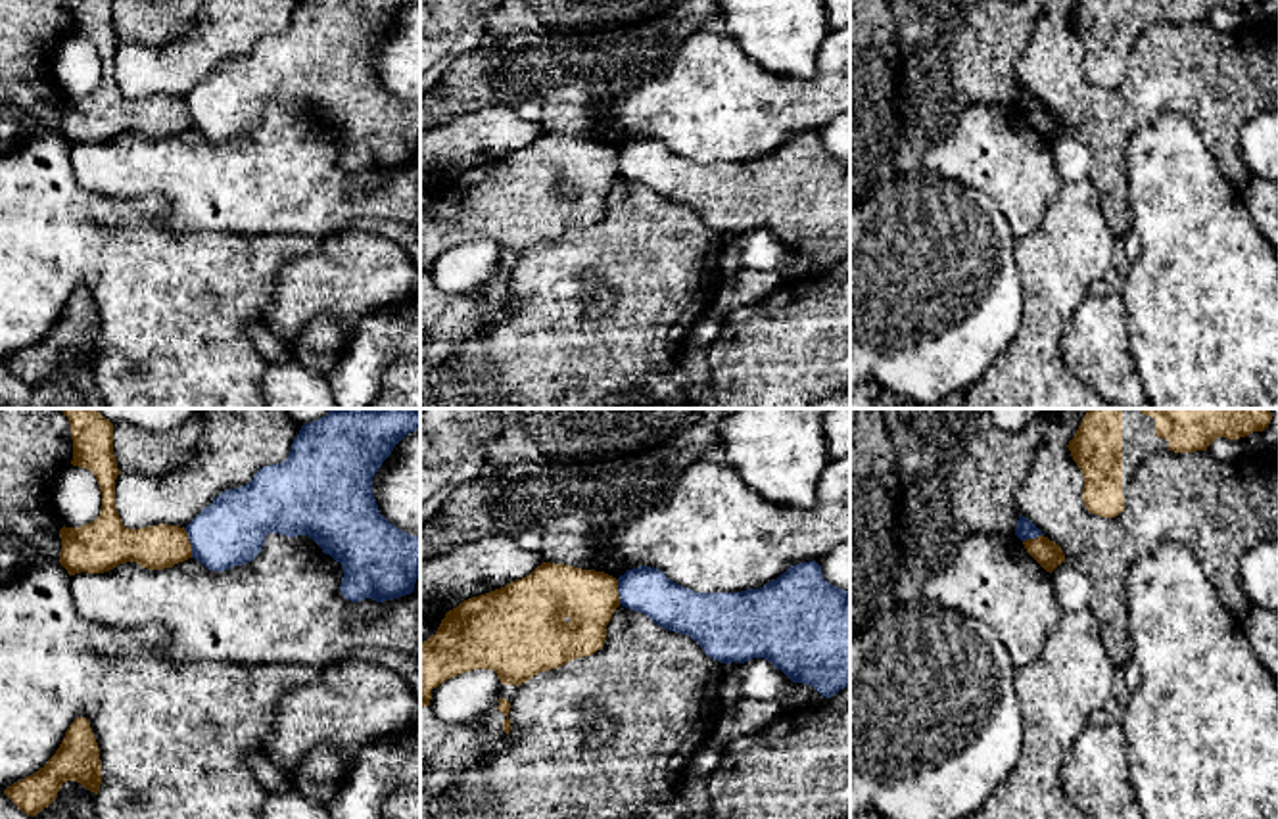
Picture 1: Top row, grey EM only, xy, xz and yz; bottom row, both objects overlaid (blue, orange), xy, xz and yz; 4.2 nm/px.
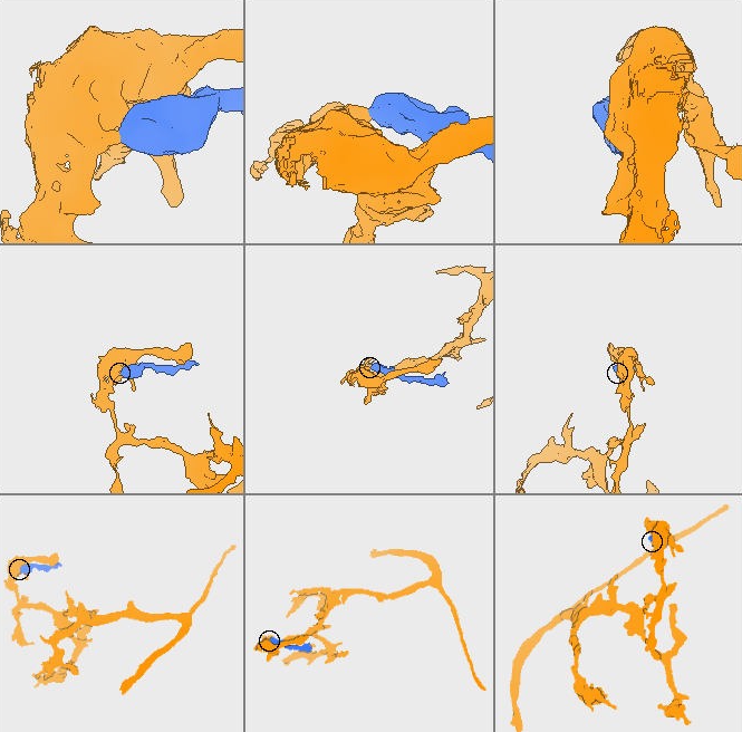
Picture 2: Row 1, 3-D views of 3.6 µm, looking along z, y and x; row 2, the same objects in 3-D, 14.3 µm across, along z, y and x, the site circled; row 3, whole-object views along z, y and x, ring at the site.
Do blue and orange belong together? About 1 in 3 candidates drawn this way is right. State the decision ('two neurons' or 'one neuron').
two neurons

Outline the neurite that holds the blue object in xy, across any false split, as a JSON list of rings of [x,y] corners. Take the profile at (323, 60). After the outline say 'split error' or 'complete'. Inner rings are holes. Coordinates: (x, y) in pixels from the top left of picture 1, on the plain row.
[[[299,0],[284,33],[263,36],[248,56],[223,61],[184,98],[192,129],[207,140],[225,142],[251,132],[269,104],[309,105],[342,134],[340,161],[347,171],[384,173],[411,165],[420,146],[420,107],[390,94],[372,63],[372,46],[411,2]]]; complete

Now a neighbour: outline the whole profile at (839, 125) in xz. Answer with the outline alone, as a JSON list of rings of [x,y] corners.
[[[850,111],[835,117],[816,132],[821,136],[827,153],[850,161]]]

